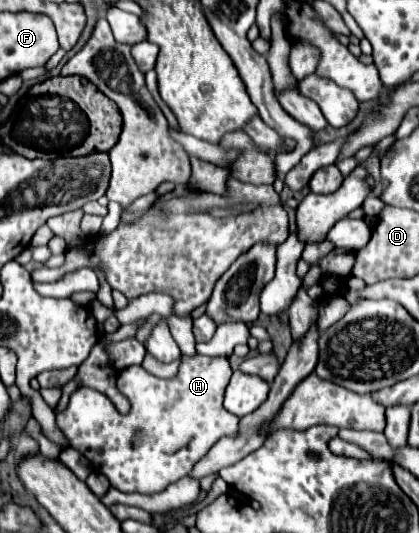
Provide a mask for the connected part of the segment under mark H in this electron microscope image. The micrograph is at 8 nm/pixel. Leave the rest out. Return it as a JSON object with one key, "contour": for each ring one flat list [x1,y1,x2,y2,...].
{"contour":[[184,355,180,359,180,367,176,377,160,379,150,375,140,365,126,367,116,377,118,391,130,401,130,413,122,415,114,407,108,395,102,395,96,389,82,387,76,389,64,411,56,413,56,425,64,431,70,441,70,447,80,451,90,467,108,477,110,485,124,493,158,493,166,489,170,483,186,477,190,467,198,459,202,459,210,447,216,445,222,437,234,437,240,431,240,417,232,415,222,407,224,389,233,374,228,357,206,357,206,355]]}

